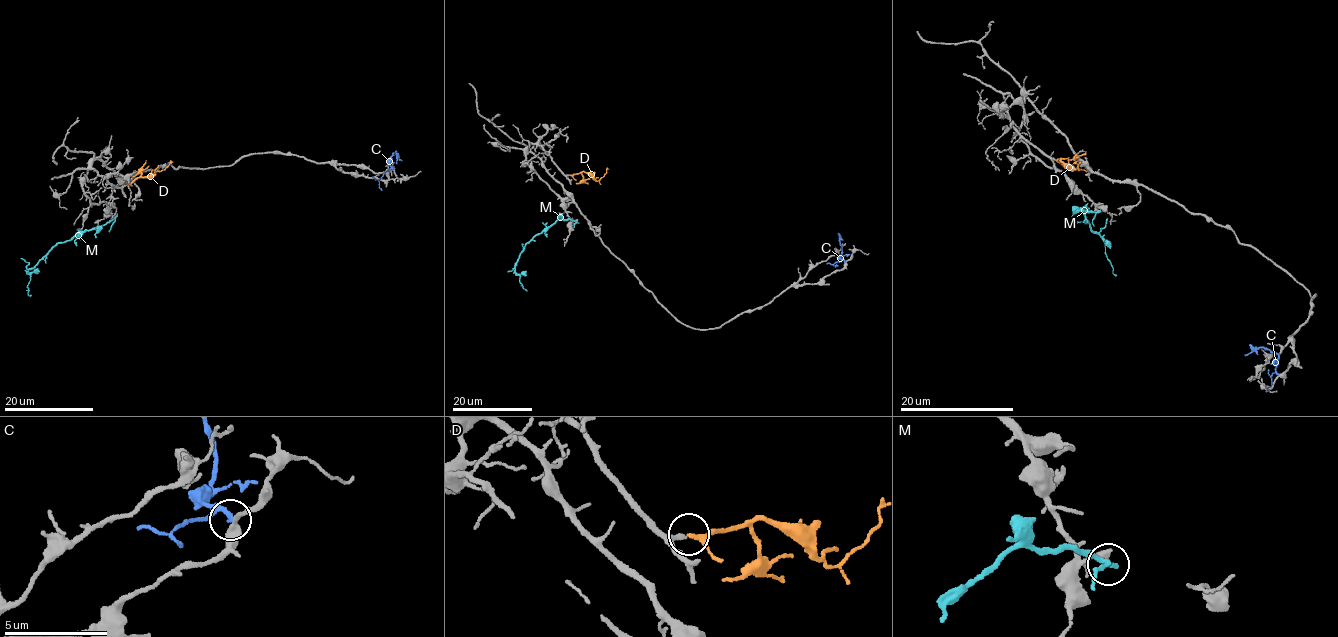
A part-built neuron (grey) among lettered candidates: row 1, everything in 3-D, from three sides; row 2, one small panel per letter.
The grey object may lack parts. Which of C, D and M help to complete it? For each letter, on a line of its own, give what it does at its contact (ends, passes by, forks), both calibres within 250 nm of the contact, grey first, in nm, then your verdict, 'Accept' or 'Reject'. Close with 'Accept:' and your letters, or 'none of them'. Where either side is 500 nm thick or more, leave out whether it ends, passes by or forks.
C: It passes by. Thickness 280 nm (grey) against 160 nm. Reject
D: It passes by. Thickness 200 nm (grey) against 170 nm. Accept
M: It passes by. Thickness 280 nm (grey) against 220 nm. Reject
Accept: D

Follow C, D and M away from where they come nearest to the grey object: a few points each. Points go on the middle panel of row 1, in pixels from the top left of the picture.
C: (845, 262), (839, 256), (839, 234)
D: (570, 174), (585, 171), (598, 181), (607, 170)
M: (577, 222), (557, 219), (525, 245), (515, 271), (527, 290)

